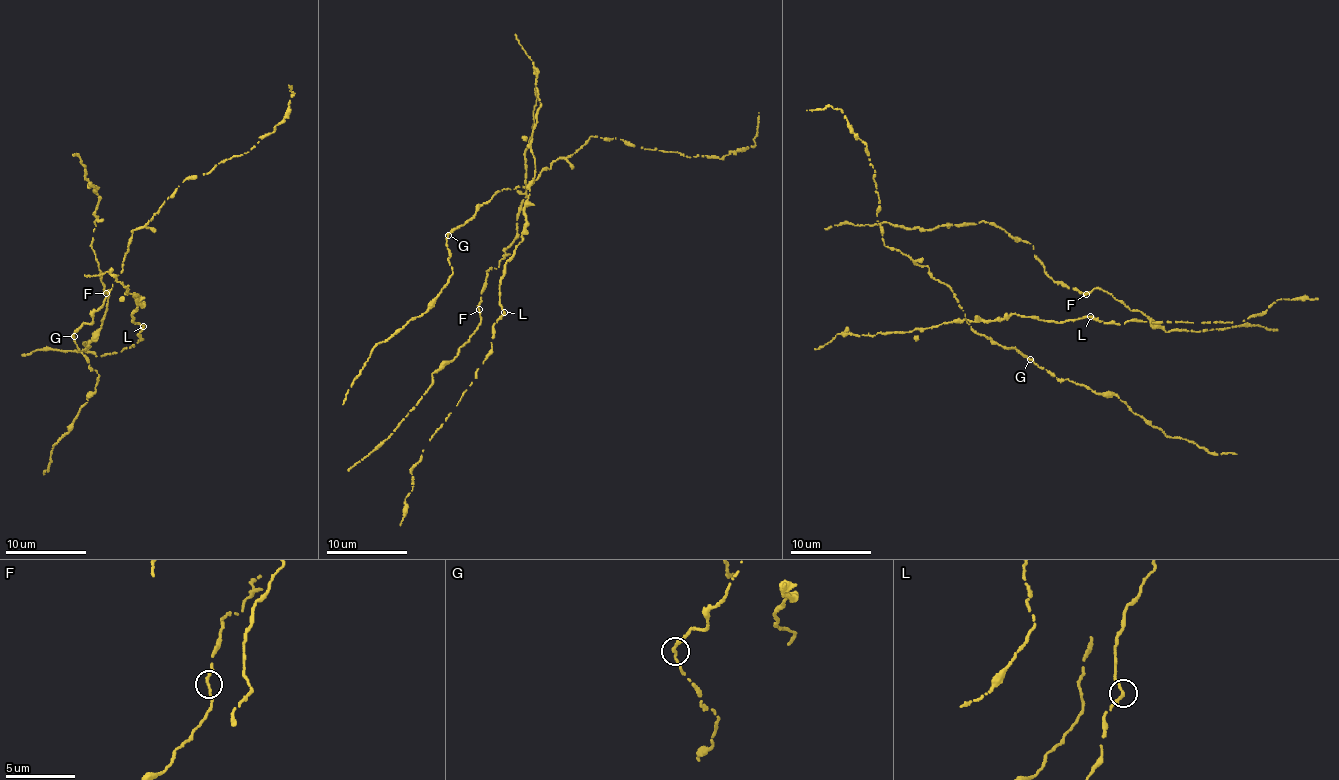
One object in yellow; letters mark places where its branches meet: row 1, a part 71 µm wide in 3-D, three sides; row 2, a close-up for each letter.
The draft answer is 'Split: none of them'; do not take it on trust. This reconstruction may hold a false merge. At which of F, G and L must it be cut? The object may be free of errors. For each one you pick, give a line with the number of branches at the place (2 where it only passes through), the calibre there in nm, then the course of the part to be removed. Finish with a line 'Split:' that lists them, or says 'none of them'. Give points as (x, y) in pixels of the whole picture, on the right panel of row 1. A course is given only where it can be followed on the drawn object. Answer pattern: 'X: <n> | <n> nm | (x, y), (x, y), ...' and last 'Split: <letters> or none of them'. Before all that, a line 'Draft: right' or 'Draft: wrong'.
Draft: right
Split: none of them

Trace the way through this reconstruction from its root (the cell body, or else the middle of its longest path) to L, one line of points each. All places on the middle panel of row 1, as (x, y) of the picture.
L: (483, 364), (491, 347), (493, 325), (504, 312)

